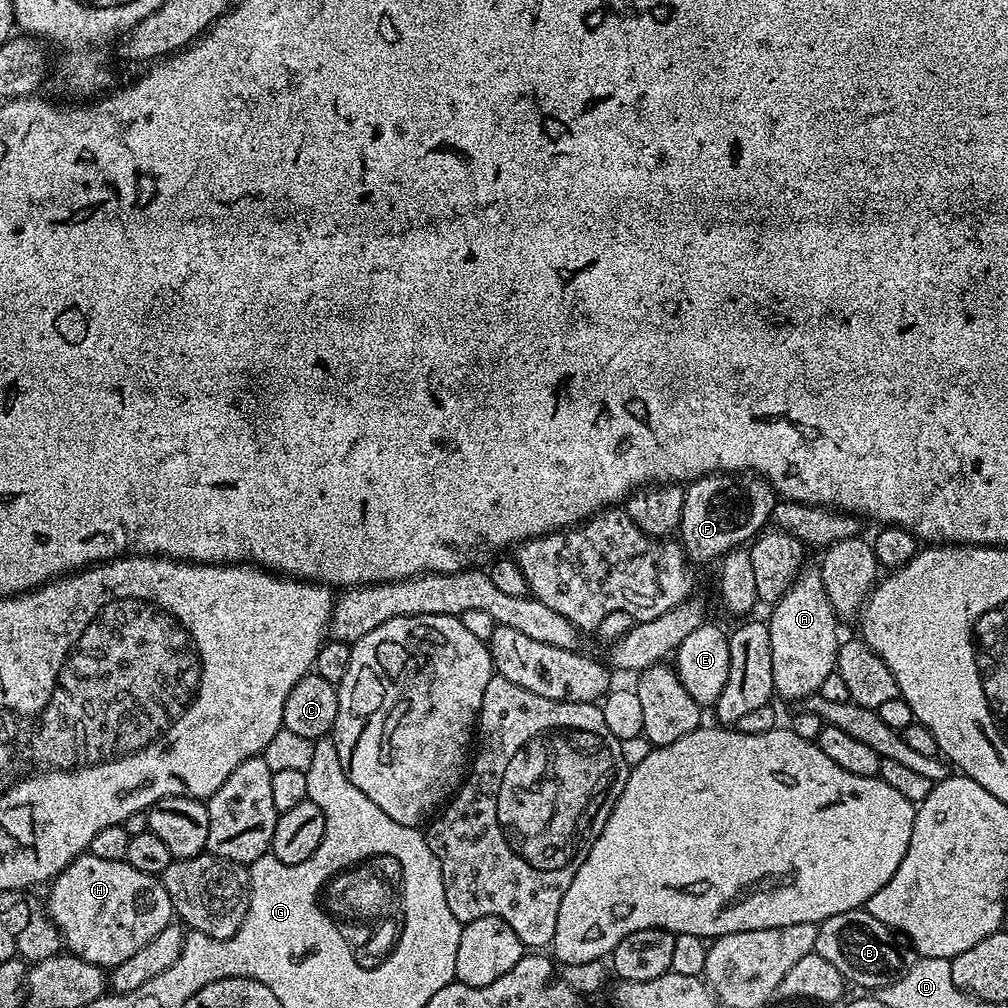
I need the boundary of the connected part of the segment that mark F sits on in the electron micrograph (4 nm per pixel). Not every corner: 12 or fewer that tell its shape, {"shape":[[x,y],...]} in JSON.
{"shape":[[755,474],[684,488],[684,555],[719,561],[765,531],[778,497]]}

